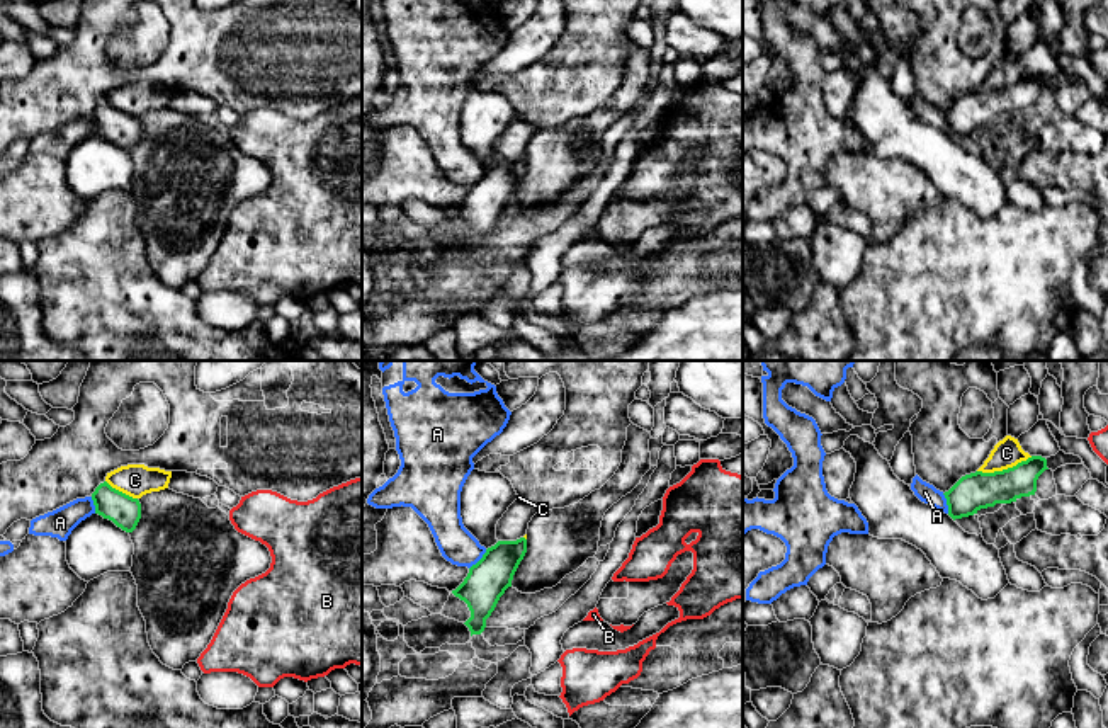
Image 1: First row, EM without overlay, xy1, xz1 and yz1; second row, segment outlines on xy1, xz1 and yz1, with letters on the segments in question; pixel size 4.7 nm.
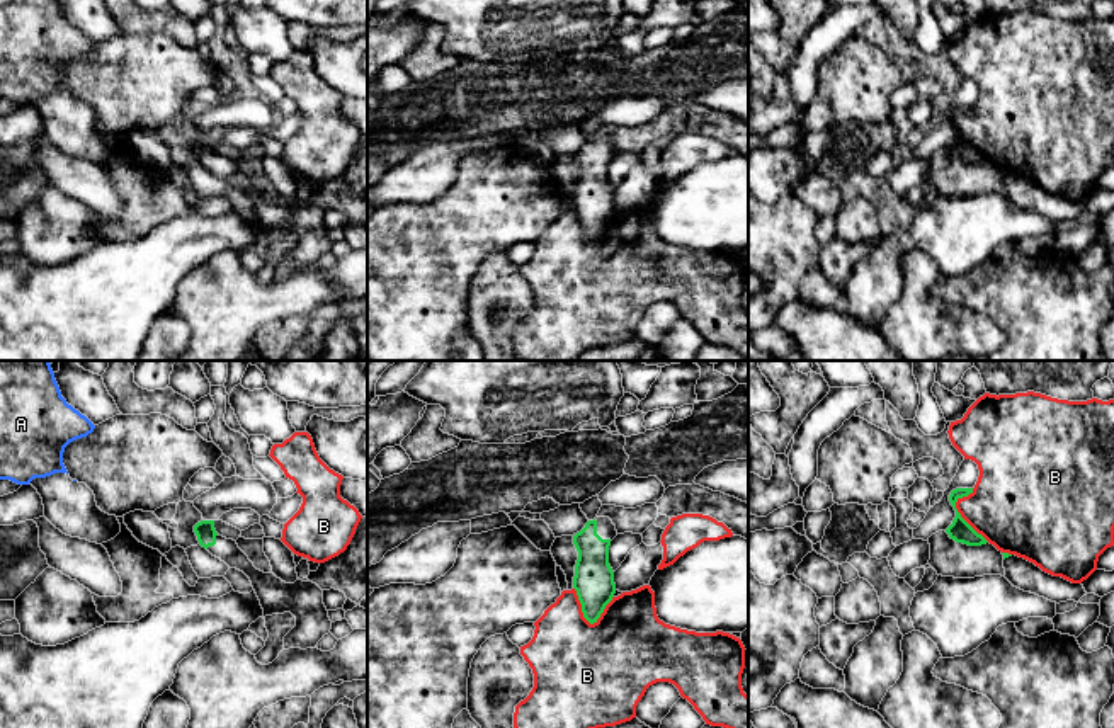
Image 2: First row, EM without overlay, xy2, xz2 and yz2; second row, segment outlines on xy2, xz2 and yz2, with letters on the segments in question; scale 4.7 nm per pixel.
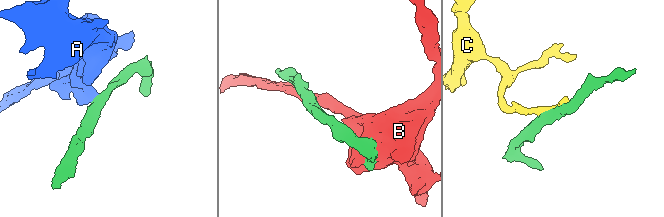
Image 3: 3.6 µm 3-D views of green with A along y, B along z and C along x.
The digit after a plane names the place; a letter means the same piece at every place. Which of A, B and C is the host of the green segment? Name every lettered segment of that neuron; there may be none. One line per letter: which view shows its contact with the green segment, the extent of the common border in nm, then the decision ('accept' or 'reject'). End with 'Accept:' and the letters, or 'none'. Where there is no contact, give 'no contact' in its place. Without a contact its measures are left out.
A: contact in xz1; length 130 nm; reject
B: contact in xz2; length 200 nm; reject
C: contact in yz1; length 280 nm; reject
Accept: none

